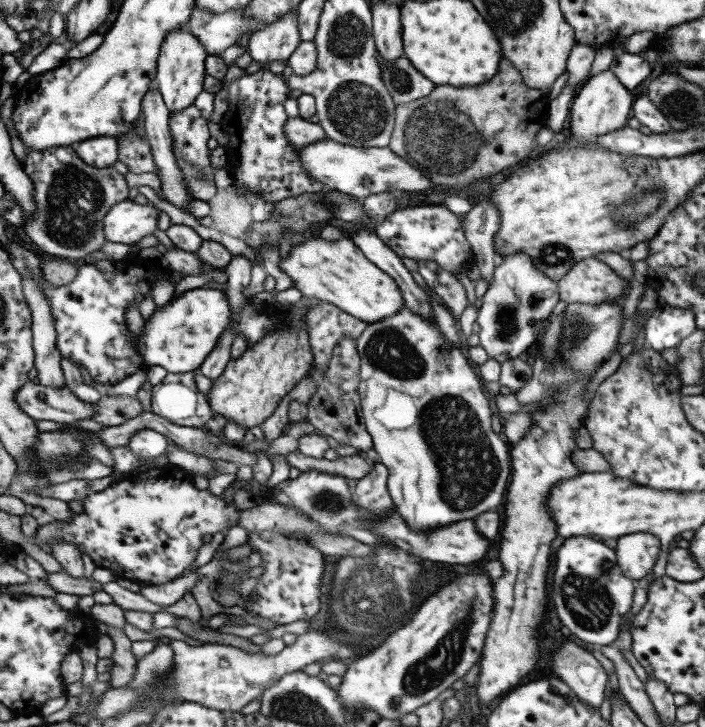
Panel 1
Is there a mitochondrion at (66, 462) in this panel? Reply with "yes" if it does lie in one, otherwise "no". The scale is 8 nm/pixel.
yes

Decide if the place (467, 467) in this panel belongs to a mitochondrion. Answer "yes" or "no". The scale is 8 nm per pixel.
yes

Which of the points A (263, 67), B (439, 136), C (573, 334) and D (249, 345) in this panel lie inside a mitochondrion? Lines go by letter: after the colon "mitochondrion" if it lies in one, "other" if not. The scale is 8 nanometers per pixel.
A: other
B: mitochondrion
C: mitochondrion
D: other

